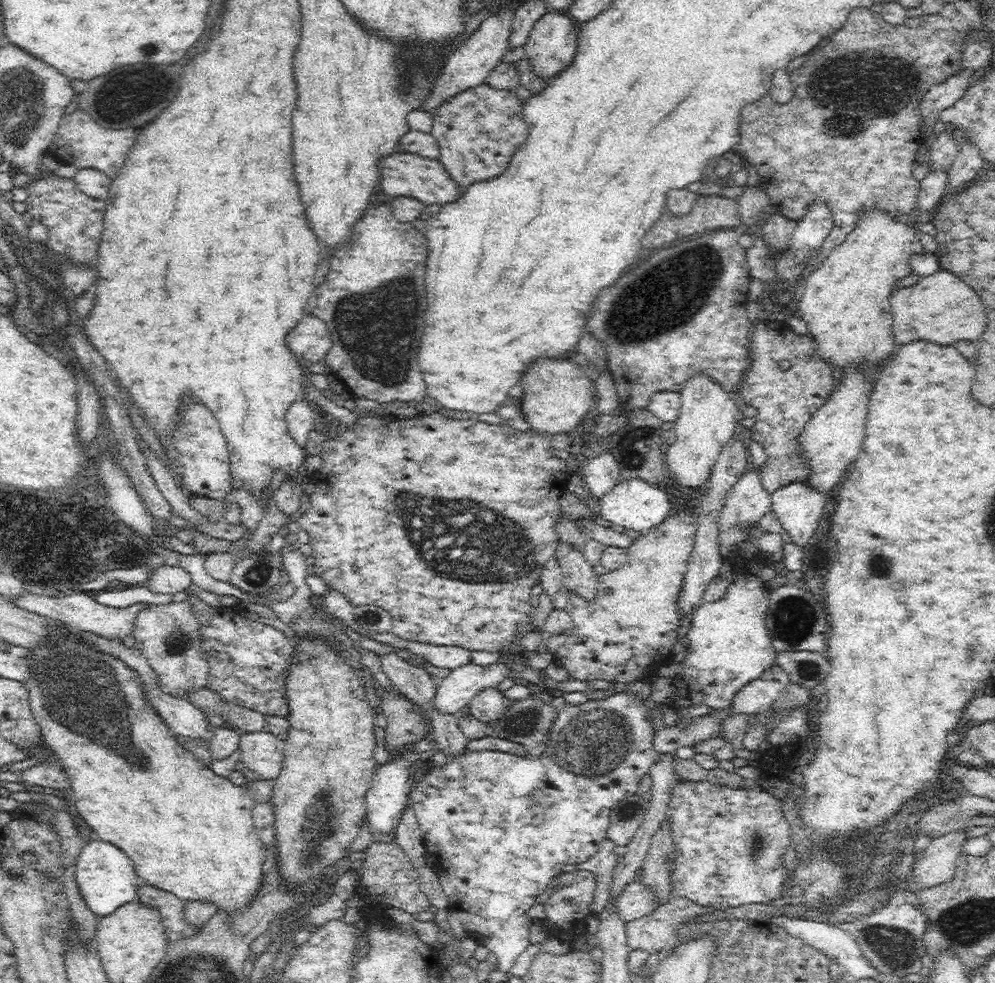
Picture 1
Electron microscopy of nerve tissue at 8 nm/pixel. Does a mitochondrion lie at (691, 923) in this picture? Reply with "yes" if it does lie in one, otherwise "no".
no

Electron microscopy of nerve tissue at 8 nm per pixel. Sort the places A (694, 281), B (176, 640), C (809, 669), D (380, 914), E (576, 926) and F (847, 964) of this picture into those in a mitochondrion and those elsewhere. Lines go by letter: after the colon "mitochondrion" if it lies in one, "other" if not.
A: mitochondrion
B: mitochondrion
C: mitochondrion
D: other
E: other
F: other

